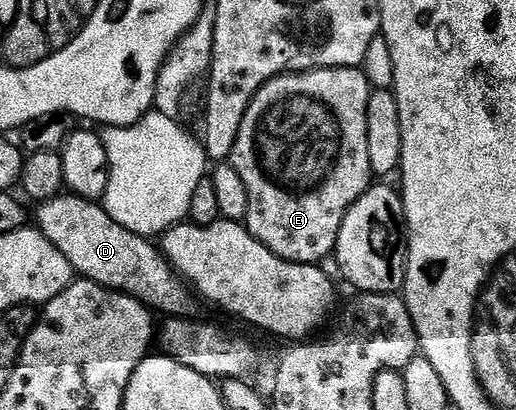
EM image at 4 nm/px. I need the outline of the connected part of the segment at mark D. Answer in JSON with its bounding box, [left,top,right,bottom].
[35,193,193,316]

